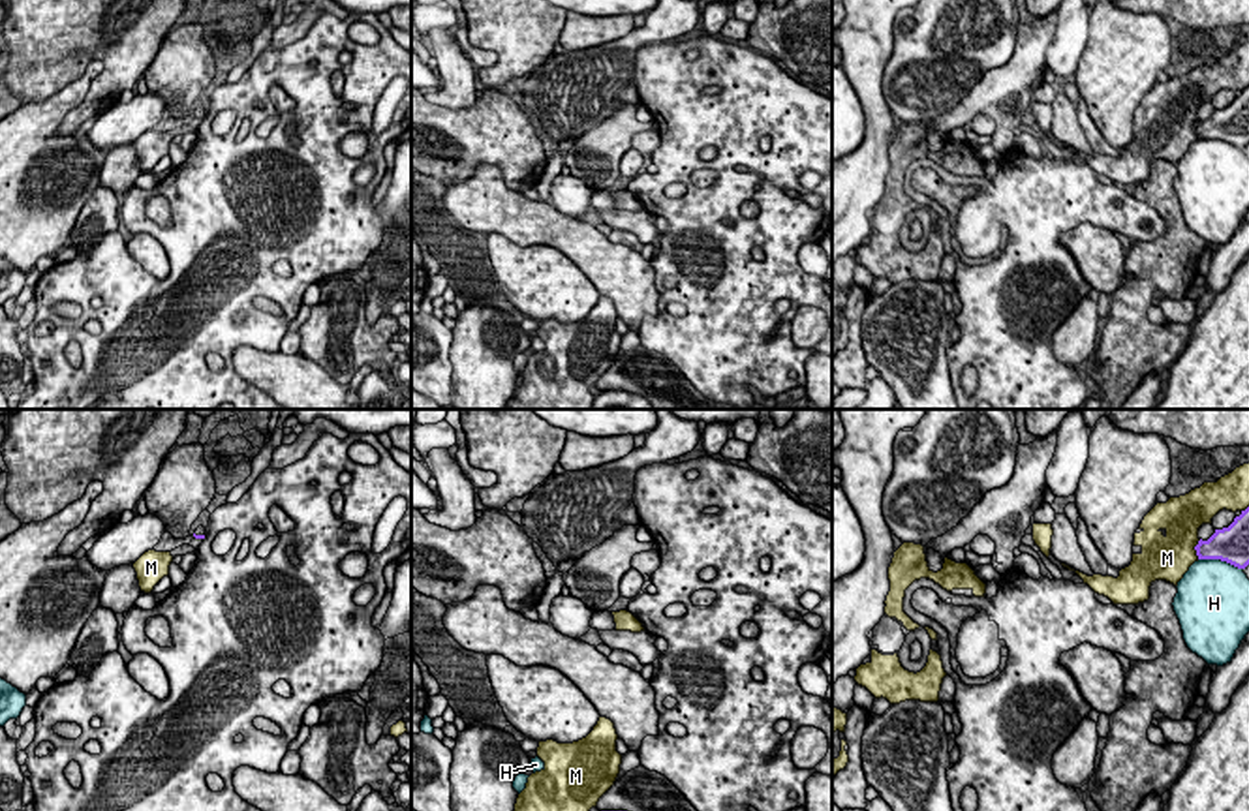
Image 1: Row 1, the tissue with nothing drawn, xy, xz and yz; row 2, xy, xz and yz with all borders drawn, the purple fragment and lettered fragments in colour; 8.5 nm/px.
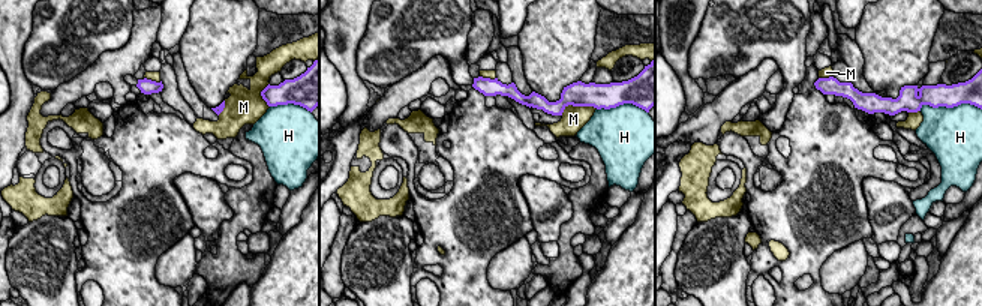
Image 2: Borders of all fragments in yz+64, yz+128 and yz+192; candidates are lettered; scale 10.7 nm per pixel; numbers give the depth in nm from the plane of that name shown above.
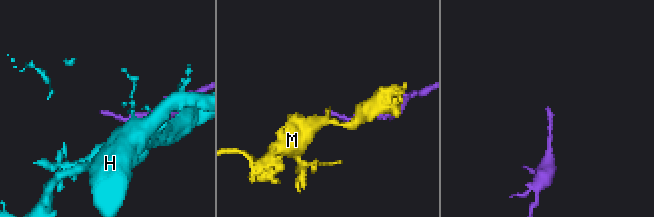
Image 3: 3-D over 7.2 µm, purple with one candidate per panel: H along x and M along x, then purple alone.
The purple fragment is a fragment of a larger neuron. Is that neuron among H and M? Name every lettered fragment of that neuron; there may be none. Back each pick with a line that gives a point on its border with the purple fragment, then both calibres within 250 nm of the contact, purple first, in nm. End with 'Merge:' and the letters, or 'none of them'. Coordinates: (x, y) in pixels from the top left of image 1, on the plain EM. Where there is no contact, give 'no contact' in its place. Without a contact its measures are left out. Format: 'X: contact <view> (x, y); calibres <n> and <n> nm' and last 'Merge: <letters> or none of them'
Merge: none of them

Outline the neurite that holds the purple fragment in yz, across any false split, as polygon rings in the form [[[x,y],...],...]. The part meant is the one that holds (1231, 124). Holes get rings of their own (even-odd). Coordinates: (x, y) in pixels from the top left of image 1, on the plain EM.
[[[1249,86],[1228,107],[1215,109],[1195,126],[1198,139],[1221,139],[1238,148],[1249,145]]]

